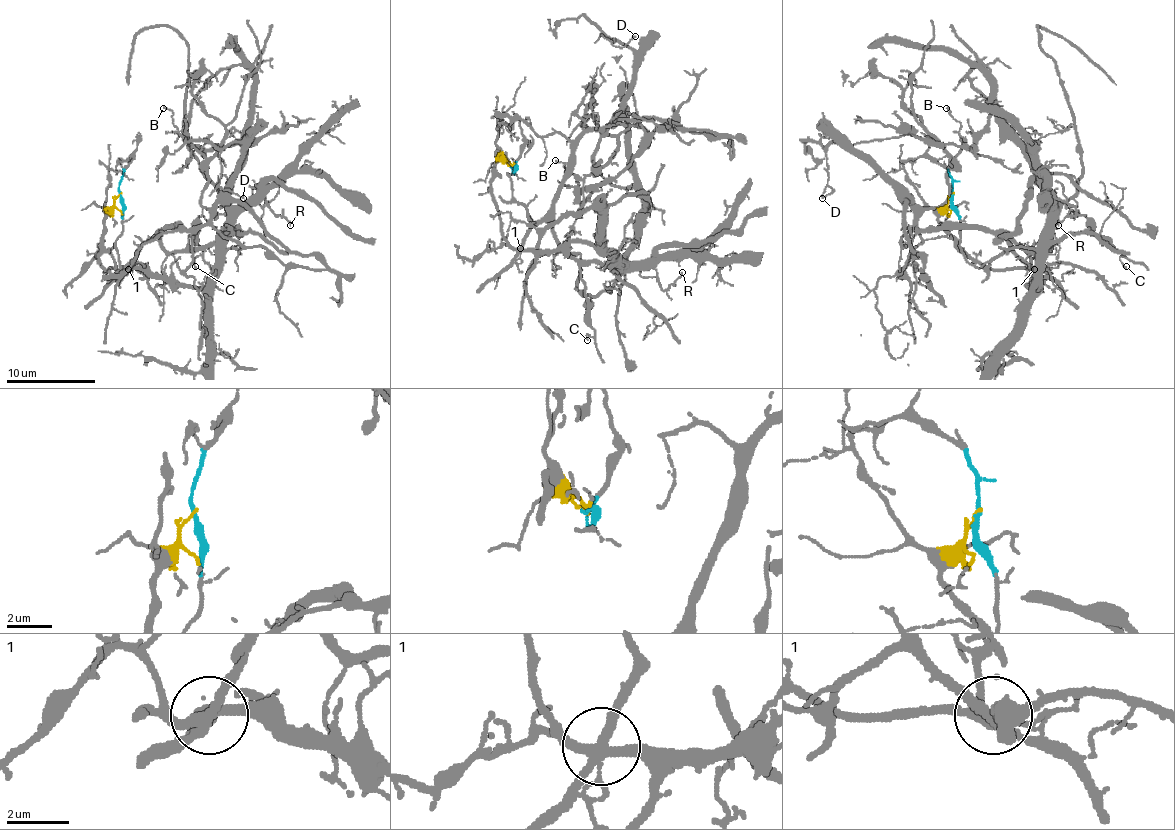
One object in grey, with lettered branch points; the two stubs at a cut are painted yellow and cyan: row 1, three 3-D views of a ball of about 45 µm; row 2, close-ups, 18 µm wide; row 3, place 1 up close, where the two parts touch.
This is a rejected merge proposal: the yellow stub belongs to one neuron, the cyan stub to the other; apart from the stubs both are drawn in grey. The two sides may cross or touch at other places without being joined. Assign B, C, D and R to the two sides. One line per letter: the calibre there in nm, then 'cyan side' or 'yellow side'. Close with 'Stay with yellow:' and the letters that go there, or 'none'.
B: 110 nm | cyan side
C: 110 nm | cyan side
D: 110 nm | cyan side
R: 130 nm | yellow side
Stay with yellow: R

